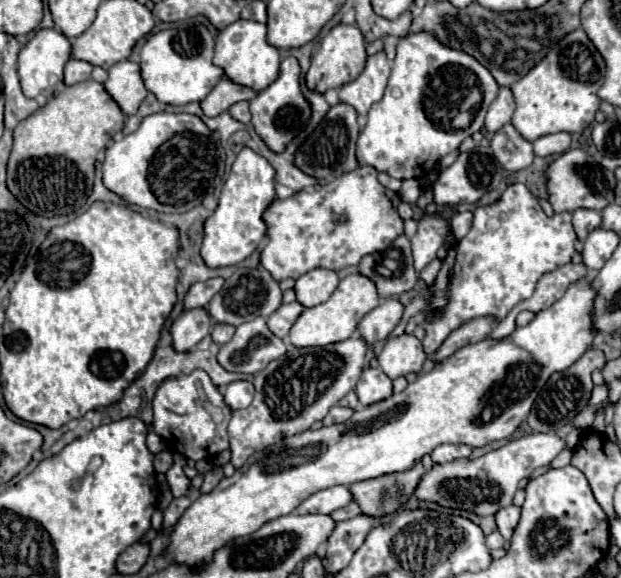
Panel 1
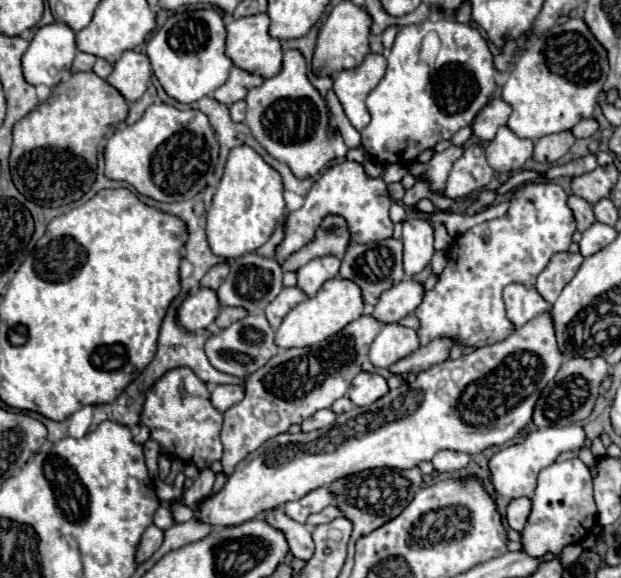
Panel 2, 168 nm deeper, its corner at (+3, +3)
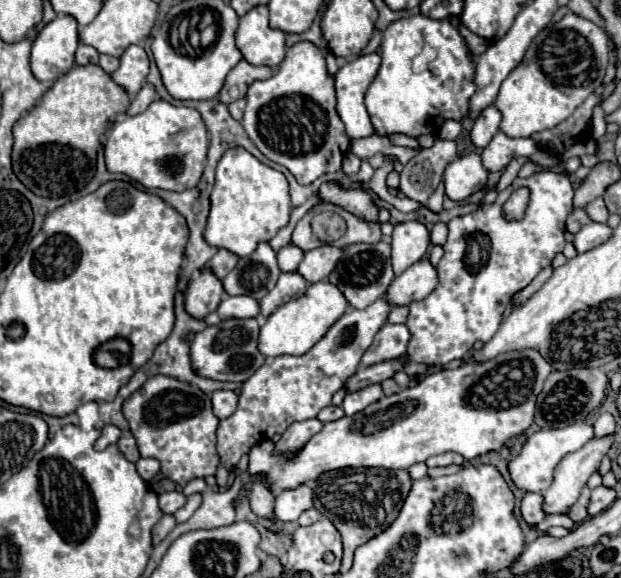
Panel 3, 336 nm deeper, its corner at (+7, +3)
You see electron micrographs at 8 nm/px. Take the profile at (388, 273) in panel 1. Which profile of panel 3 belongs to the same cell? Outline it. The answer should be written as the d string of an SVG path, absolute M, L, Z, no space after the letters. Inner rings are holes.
M379 241L373 245L367 243L357 243L349 245L343 251L343 257L339 259L337 267L333 269L329 281L341 289L341 293L347 297L349 305L355 309L365 309L373 301L381 299L387 291L387 287L393 281L393 267L391 267L391 245L387 241Z

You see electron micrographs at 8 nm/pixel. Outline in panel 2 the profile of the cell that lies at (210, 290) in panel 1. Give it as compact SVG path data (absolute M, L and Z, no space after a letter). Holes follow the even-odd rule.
M219 263L219 265L213 265L207 275L201 279L201 287L211 287L211 289L219 289L219 285L225 281L229 273L229 265L227 263Z

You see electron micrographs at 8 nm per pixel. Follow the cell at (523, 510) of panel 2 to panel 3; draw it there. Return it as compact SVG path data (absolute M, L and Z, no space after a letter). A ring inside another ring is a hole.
M525 493L521 499L521 519L529 525L541 523L545 519L545 513L541 509L543 497L539 493Z

